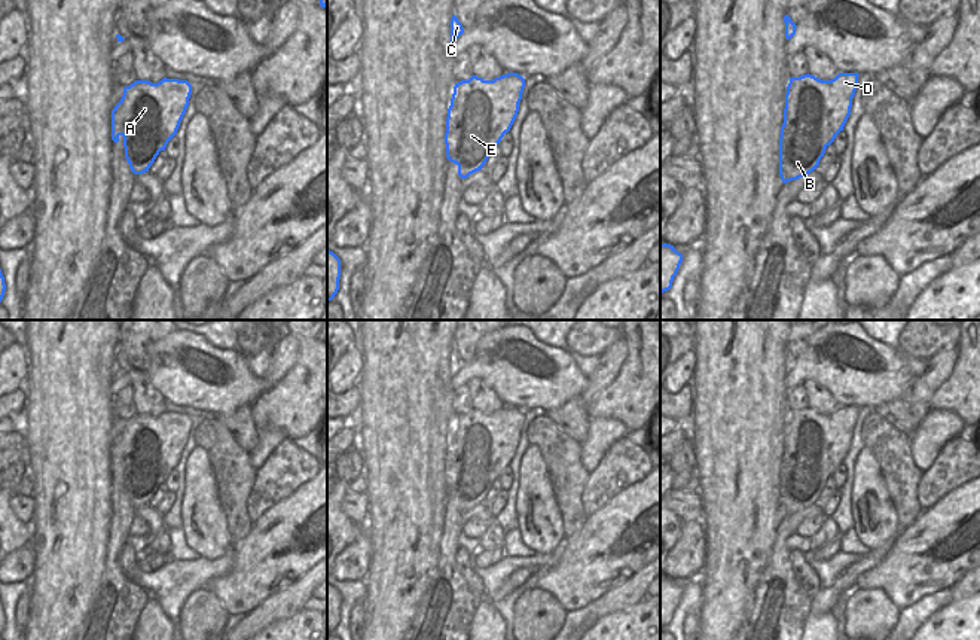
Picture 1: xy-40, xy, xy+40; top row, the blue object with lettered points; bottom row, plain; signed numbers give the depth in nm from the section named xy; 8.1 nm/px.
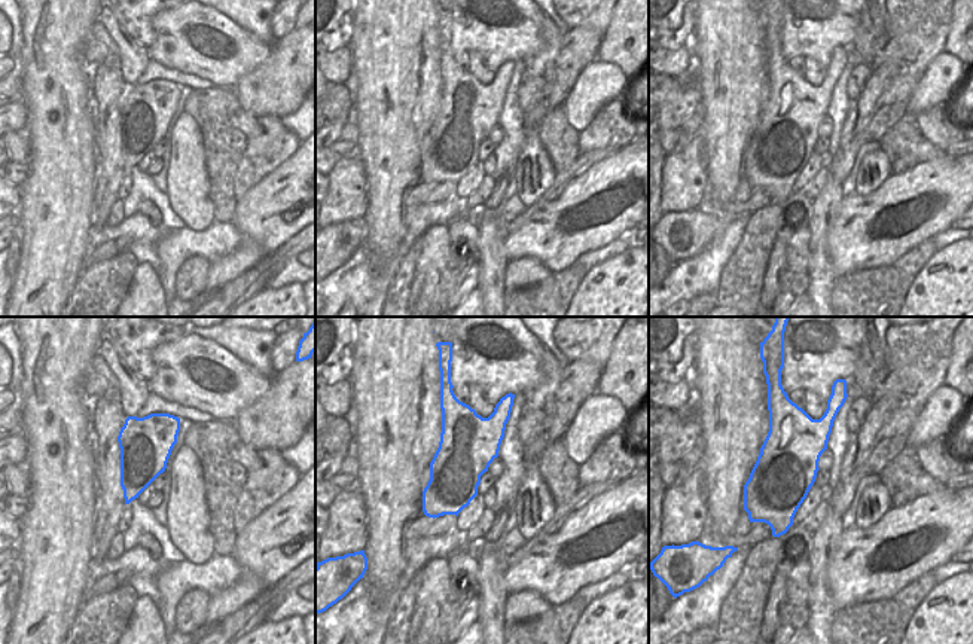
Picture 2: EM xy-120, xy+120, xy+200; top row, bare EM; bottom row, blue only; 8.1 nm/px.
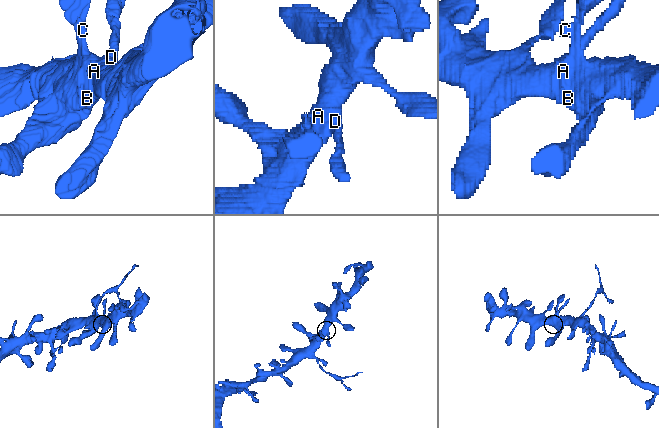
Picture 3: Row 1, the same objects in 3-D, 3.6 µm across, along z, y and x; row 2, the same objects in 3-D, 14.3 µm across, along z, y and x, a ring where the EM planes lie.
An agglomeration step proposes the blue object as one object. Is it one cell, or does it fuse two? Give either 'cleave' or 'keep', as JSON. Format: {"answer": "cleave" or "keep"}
{"answer": "keep"}

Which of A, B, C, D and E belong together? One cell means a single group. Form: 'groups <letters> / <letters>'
groups A B C D E

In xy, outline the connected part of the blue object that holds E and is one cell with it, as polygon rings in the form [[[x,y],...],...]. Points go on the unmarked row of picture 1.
[[[507,406],[494,414],[471,409],[455,417],[446,451],[446,491],[467,512],[482,503],[494,481],[510,464],[522,433],[525,412]]]

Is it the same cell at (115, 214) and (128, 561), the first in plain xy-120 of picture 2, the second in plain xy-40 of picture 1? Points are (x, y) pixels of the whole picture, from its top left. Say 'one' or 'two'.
one

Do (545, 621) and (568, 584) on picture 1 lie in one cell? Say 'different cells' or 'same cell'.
different cells

